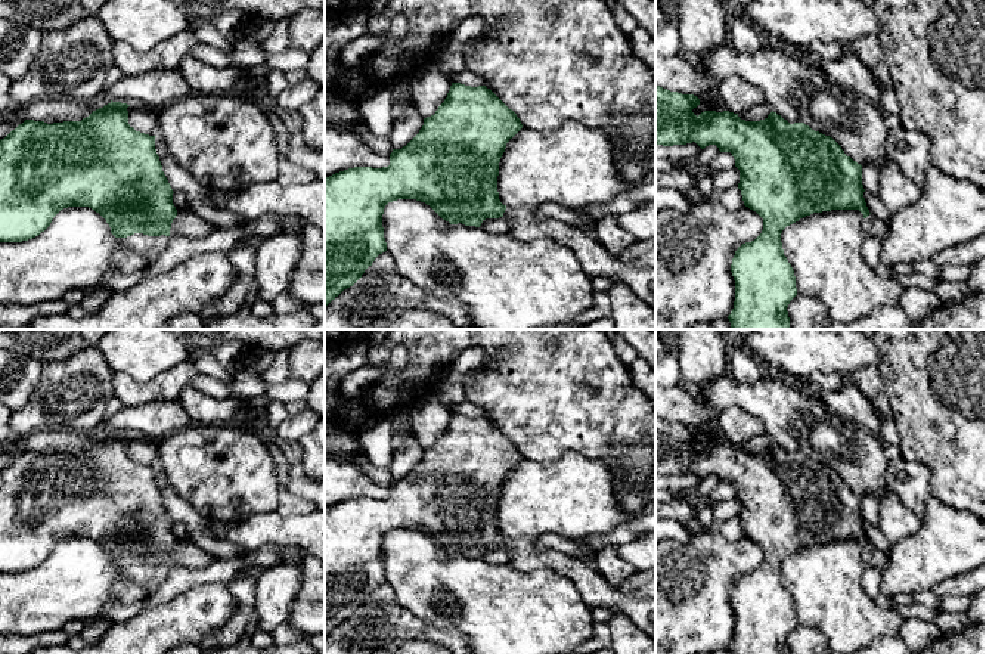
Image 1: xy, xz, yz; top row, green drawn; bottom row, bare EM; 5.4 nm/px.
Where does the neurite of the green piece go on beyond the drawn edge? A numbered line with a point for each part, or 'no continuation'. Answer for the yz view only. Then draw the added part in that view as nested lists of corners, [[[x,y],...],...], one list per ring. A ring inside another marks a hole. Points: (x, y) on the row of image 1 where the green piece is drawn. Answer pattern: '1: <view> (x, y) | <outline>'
1: yz (871, 226) | [[[872,214],[863,218],[862,227],[866,236],[875,236],[880,239],[883,239],[890,230],[889,223],[878,221]]]

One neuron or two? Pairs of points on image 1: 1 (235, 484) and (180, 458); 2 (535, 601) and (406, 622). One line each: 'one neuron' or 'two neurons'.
1: one neuron
2: two neurons

